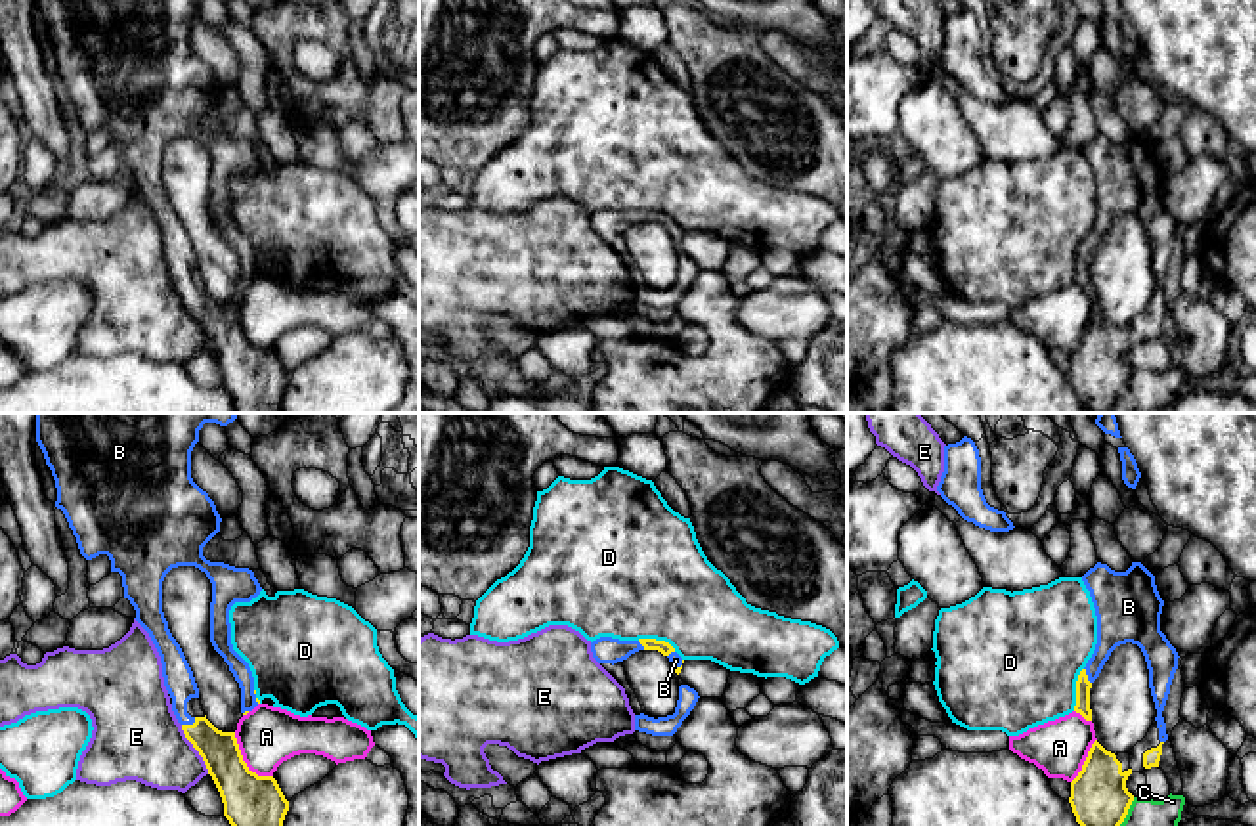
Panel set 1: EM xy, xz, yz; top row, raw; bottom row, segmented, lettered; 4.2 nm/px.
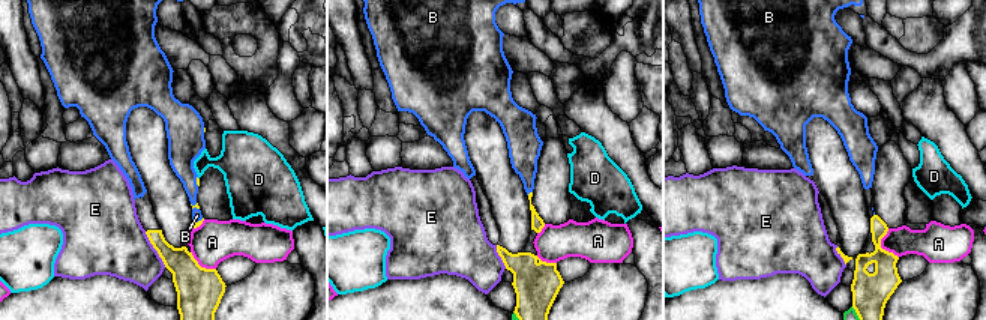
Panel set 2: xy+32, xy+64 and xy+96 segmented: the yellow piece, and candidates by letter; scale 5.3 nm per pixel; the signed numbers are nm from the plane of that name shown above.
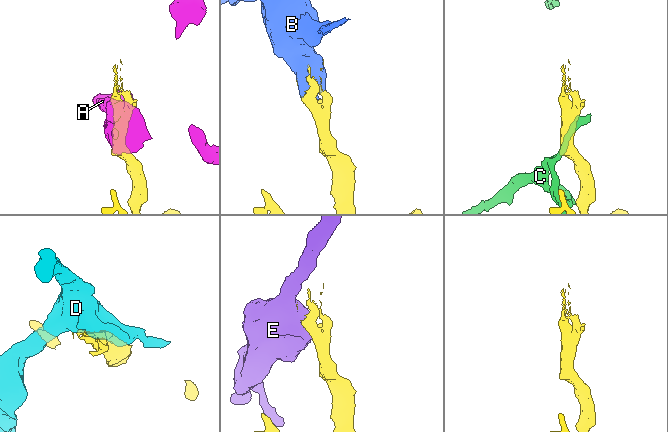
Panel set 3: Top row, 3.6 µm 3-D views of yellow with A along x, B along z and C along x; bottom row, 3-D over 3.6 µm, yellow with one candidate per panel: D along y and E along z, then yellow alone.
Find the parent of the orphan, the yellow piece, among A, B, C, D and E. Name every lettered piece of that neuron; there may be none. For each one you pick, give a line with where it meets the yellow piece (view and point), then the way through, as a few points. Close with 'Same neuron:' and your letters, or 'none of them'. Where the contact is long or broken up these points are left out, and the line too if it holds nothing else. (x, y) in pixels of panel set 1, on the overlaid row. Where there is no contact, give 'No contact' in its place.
B: Touches yellow at xy (190, 725)
Same neuron: B

